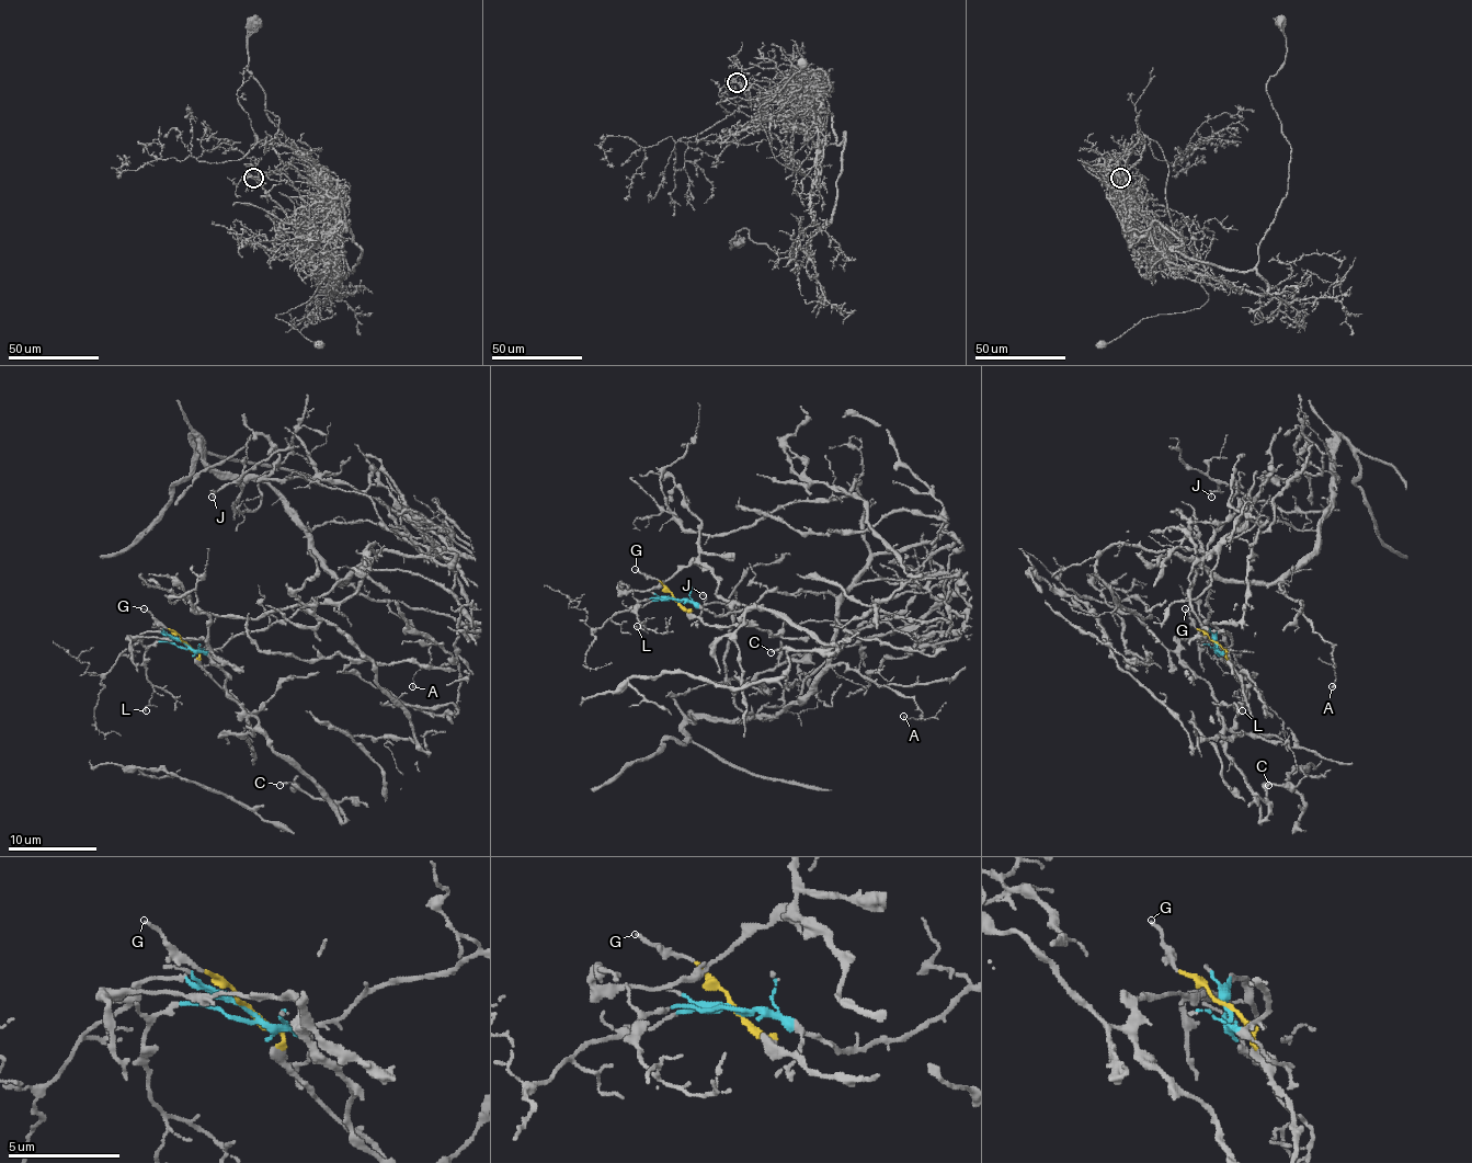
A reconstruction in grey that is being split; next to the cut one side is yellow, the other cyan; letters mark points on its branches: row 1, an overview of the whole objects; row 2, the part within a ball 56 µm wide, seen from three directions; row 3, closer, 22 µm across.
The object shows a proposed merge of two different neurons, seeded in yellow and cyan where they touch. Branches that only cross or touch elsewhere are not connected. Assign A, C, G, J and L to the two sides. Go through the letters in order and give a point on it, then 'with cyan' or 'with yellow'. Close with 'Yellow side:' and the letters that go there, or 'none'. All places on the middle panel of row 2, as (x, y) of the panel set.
A: at (903, 716); with cyan
C: at (771, 652); with yellow
G: at (635, 569); with yellow
J: at (703, 595); with cyan
L: at (637, 626); with cyan
Yellow side: C, G

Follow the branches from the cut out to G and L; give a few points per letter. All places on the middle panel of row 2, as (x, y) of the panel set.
G: (675, 599), (659, 581), (635, 570)
L: (675, 599), (646, 599), (637, 606), (637, 619), (643, 626), (643, 622), (637, 626)

